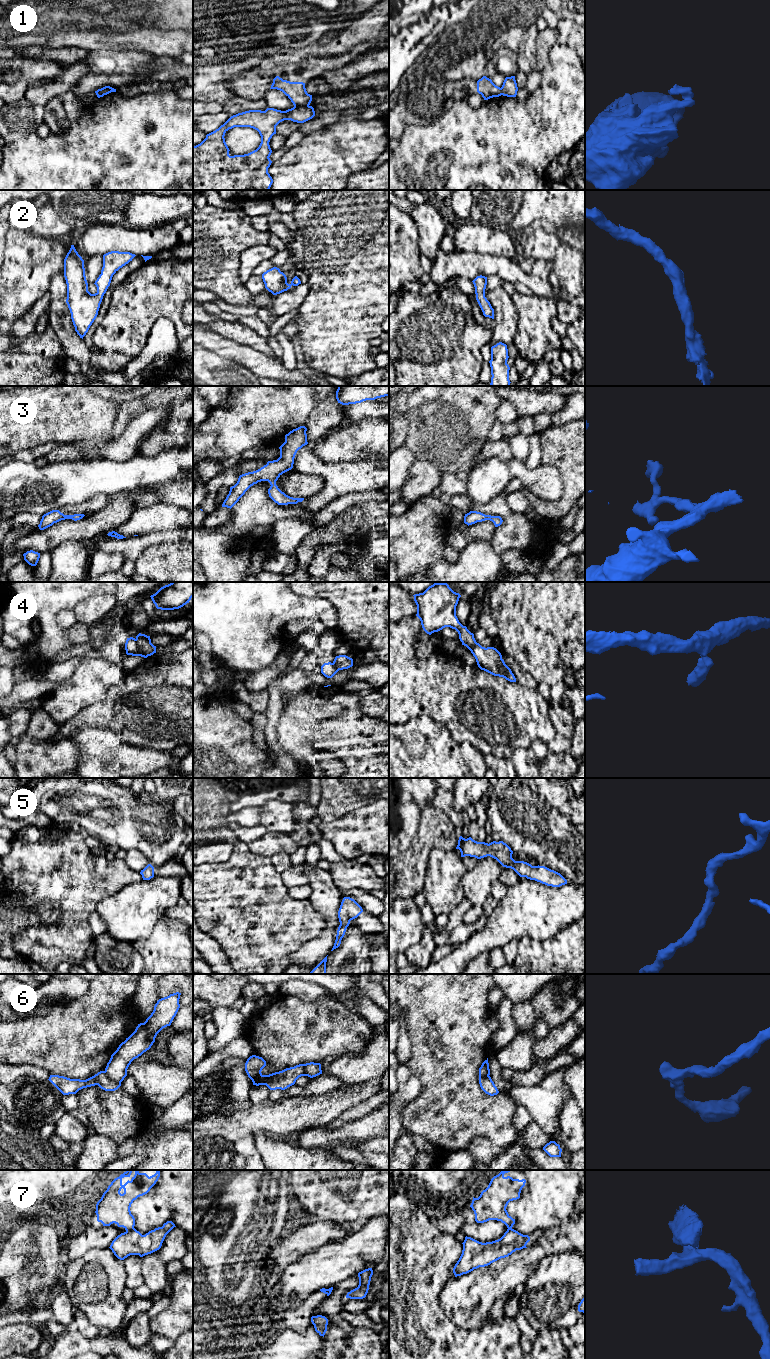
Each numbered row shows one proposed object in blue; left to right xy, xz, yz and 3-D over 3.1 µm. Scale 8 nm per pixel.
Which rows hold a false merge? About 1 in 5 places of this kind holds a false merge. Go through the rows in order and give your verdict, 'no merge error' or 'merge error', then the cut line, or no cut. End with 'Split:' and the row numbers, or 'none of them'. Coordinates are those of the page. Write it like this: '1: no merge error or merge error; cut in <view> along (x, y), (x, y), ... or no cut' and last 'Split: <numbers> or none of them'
1: merge error; cut in xz along (308, 104), (294, 107)
2: no merge error; no cut
3: no merge error; no cut
4: merge error; cut in xy along (135, 639), (138, 646), (147, 656)
5: no merge error; no cut
6: no merge error; no cut
7: merge error; cut in xy along (134, 1228), (126, 1231)
Split: 1, 4, 7

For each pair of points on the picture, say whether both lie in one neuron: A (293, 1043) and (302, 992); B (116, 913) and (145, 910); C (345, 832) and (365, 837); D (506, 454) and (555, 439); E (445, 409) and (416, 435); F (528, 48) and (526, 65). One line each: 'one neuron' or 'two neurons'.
A: two neurons
B: one neuron
C: one neuron
D: two neurons
E: one neuron
F: one neuron

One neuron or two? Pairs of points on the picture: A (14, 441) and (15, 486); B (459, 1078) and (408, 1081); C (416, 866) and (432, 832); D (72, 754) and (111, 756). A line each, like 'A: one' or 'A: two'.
A: two
B: two
C: one
D: two

